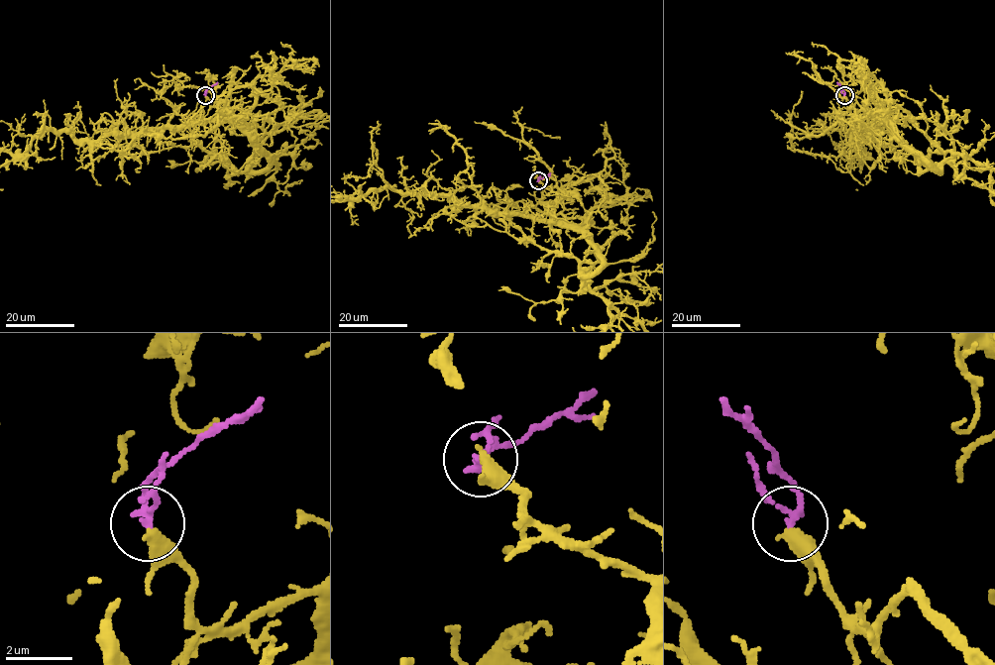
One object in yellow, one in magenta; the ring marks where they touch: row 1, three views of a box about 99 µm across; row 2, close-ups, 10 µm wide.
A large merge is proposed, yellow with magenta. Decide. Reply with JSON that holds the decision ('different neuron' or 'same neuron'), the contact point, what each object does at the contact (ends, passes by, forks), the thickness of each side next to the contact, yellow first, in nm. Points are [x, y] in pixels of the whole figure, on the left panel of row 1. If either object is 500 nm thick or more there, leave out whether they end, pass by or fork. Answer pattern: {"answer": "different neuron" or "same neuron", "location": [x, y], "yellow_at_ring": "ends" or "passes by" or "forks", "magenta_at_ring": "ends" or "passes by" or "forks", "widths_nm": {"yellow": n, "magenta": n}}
{"answer": "same neuron", "location": [205, 95], "yellow_at_ring": "ends", "magenta_at_ring": "passes by", "widths_nm": {"yellow": 440, "magenta": 180}}

